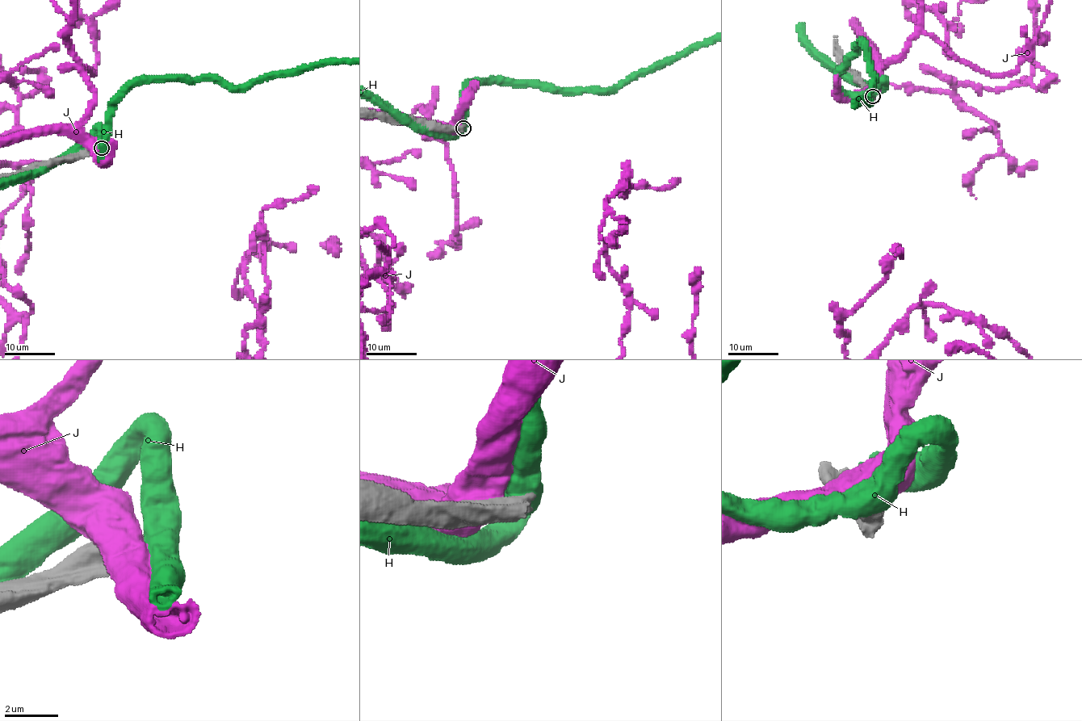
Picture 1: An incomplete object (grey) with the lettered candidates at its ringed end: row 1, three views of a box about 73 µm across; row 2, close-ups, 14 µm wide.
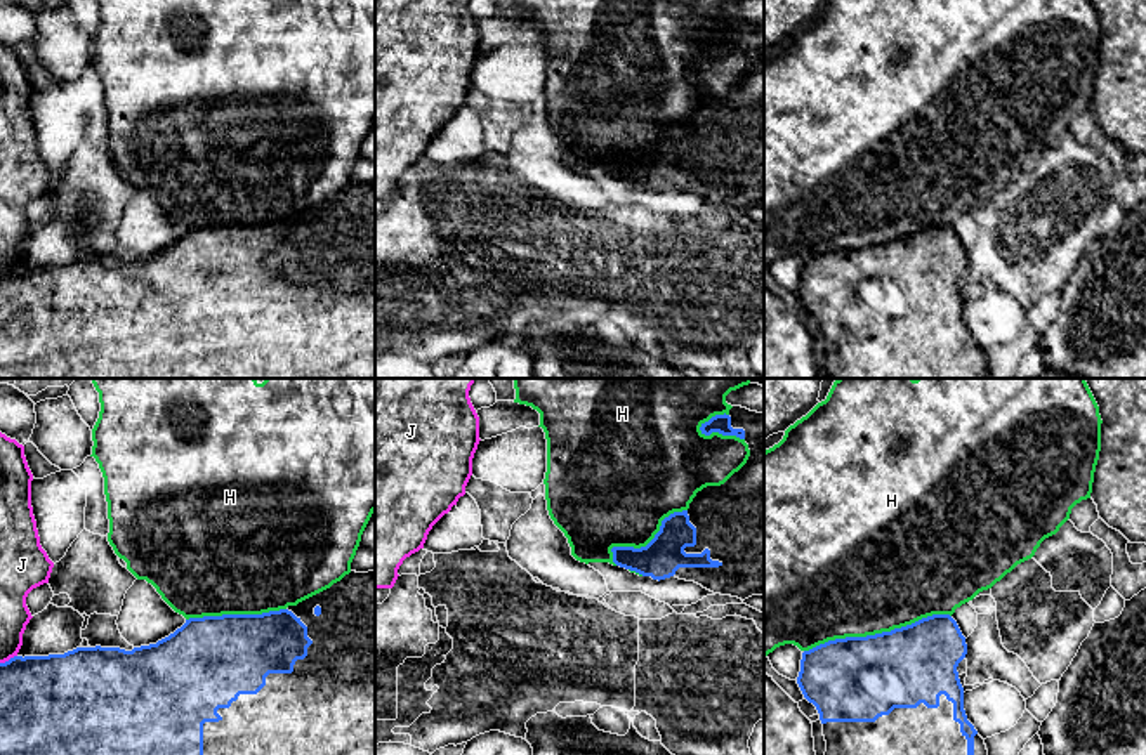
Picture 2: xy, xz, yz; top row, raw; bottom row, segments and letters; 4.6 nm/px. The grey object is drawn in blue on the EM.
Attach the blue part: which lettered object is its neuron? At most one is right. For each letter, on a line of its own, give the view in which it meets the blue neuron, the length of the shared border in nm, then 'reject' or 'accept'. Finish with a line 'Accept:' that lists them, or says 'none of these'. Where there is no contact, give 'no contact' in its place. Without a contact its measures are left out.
H: yz | 700 nm | reject
J: xy | 90 nm | reject
Accept: none of these

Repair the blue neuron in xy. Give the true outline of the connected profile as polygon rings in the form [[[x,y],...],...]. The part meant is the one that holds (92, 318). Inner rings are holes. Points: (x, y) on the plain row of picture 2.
[[[351,182],[330,200],[286,220],[262,226],[222,226],[189,229],[156,255],[125,262],[120,259],[76,259],[64,266],[14,267],[0,274],[0,378],[375,378],[375,182]]]

